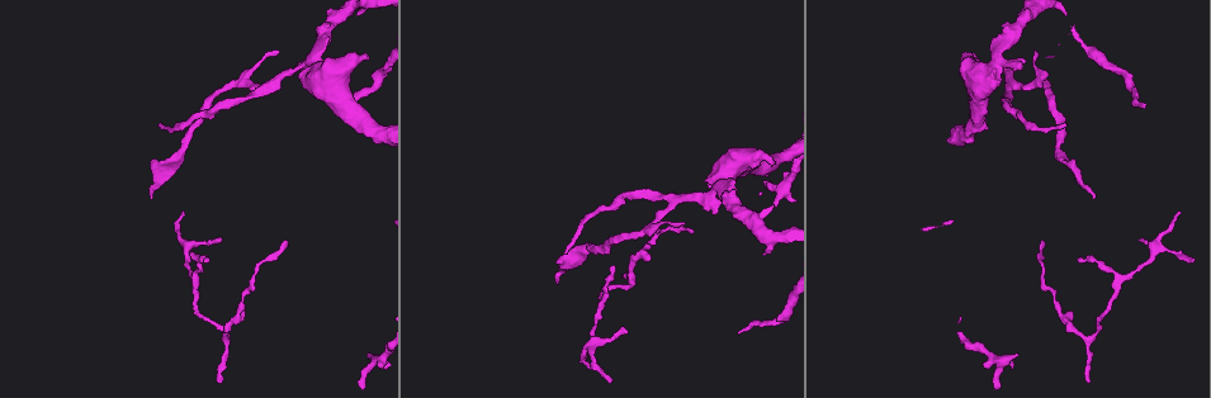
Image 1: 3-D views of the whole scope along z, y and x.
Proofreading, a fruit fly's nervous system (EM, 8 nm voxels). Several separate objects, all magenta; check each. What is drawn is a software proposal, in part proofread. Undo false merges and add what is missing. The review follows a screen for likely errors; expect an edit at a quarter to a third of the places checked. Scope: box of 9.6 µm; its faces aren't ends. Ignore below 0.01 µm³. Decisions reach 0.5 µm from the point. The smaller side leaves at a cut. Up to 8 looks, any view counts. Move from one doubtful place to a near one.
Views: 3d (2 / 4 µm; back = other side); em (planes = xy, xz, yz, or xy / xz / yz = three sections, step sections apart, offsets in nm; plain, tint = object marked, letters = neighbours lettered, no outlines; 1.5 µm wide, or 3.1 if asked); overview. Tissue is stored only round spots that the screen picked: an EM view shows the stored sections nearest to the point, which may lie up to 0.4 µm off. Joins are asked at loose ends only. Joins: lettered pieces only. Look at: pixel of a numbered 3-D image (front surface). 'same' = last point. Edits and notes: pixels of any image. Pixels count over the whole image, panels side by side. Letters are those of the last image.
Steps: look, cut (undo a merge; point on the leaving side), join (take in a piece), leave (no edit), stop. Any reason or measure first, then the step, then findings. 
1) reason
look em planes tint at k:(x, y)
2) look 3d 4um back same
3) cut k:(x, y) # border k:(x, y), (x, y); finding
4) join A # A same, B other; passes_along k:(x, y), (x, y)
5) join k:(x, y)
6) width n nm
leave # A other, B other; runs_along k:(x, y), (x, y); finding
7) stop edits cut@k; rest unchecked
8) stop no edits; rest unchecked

an open end
look em planes letters at 1:(1078, 262)

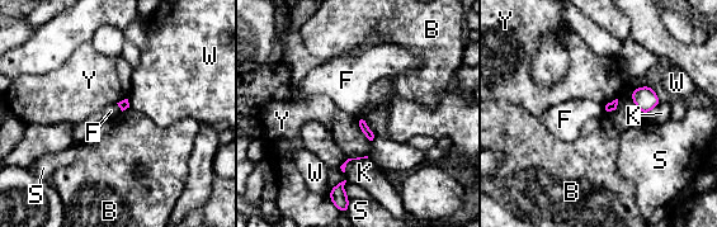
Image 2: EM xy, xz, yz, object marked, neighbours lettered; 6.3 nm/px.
leave # B other, F other, K other, S other, W other, Y other; border 2:(600, 104), (604, 114); no lettered piece goes on from it

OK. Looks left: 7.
long arm stops here
look 3d 4um at 1:(566, 251)

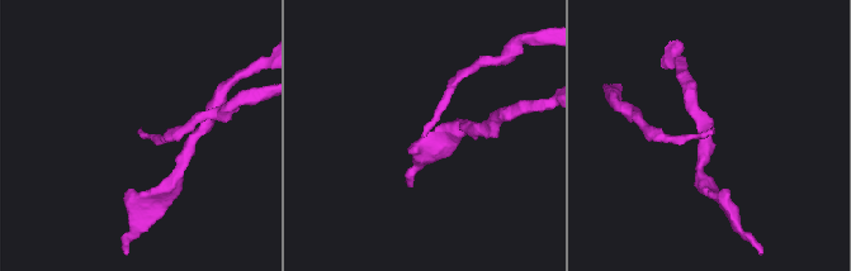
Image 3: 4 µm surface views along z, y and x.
shape alone is not enough
look em planes letters at 3:(711, 132)

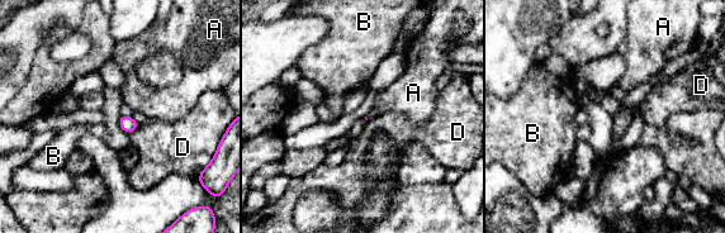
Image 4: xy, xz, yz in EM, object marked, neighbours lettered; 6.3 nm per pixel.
leave # A other, B other, D other; border 4:(140, 124), (129, 134); none of them fits

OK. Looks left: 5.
sharp bend
look 3d 4um at 1:(705, 203)

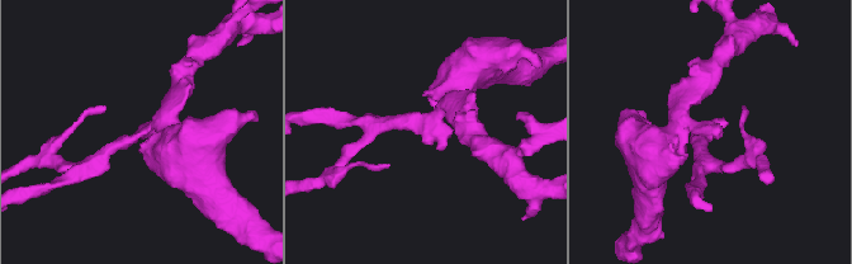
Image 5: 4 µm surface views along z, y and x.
need the tissue
look em planes letters at 5:(429, 130)

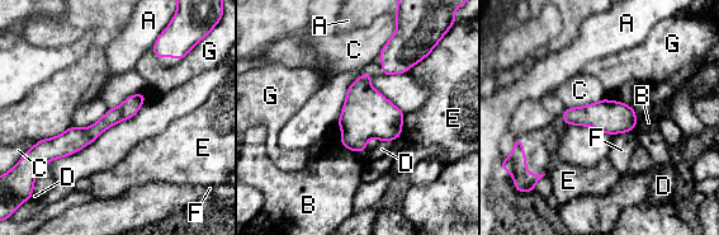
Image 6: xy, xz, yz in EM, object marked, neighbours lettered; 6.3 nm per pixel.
width 100 nm
leave # A other, B other, C other, D other, E other, F other, G other; one cell here

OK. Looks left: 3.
stop no edits; rest unchecked

